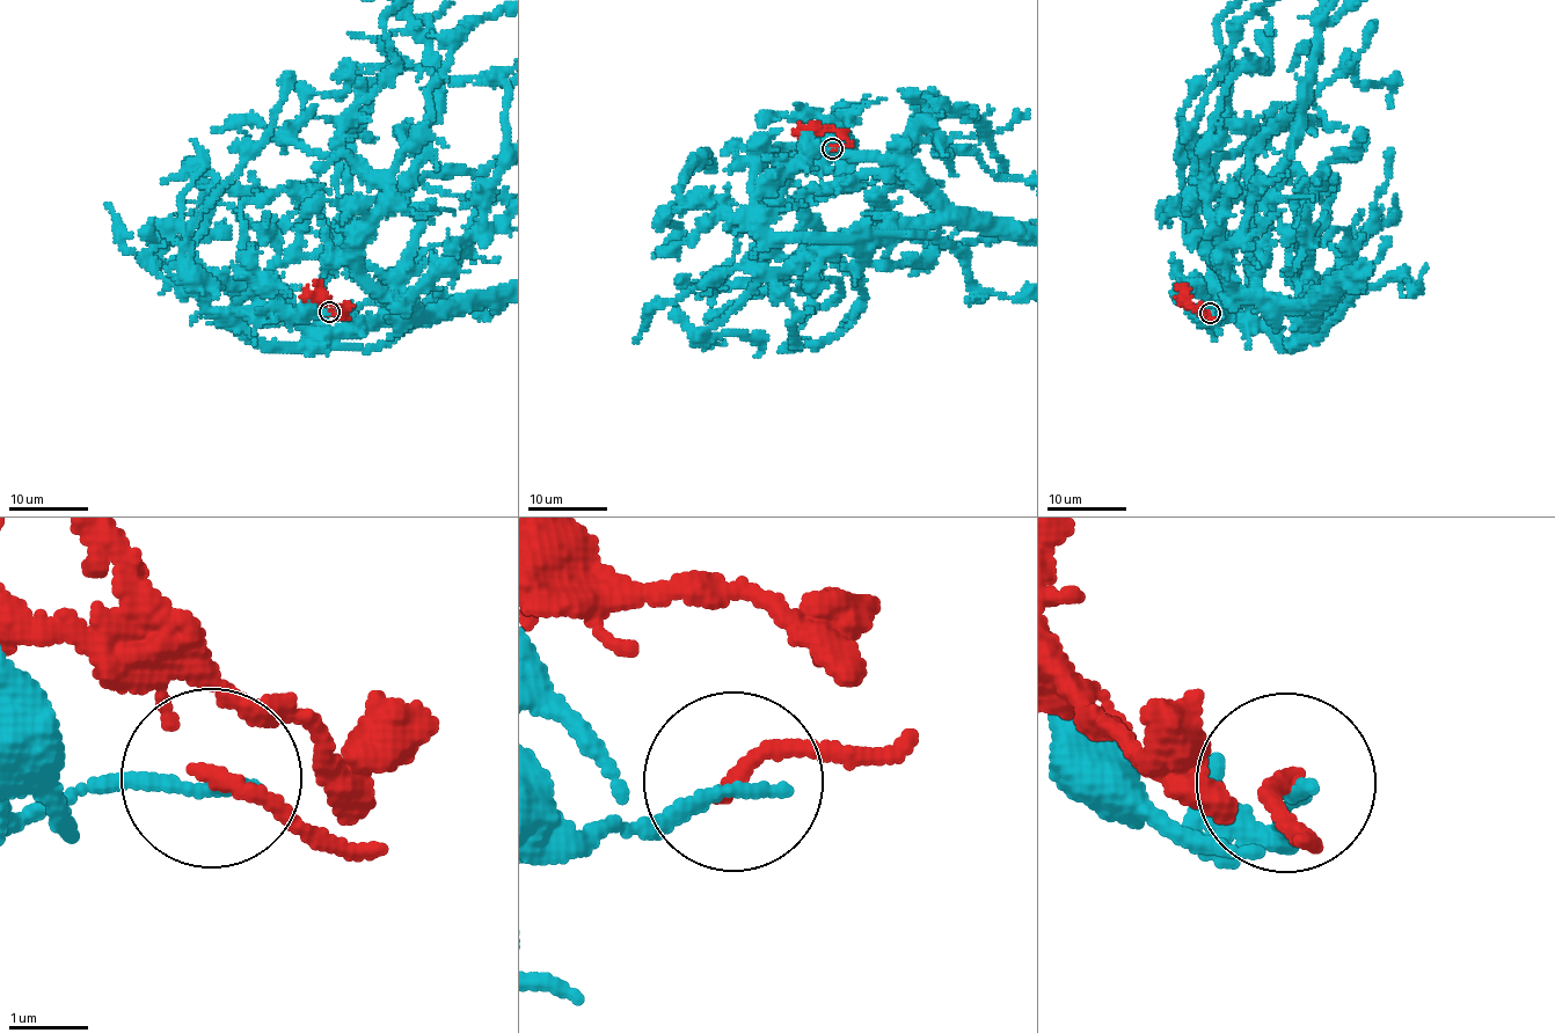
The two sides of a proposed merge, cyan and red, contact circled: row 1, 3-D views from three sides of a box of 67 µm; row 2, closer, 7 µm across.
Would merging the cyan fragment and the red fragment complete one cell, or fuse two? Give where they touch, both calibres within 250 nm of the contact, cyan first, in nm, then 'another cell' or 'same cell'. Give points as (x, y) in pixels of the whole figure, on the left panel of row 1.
place (329, 312); calibres 190 and 200 nm; another cell

